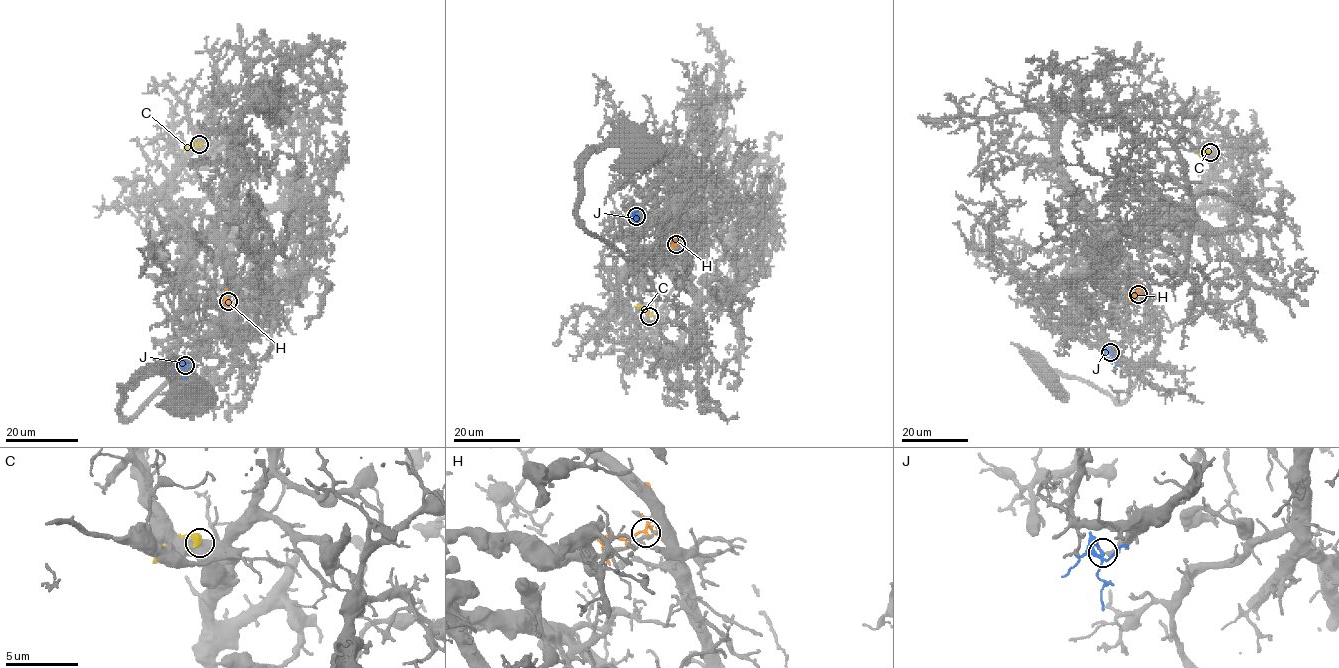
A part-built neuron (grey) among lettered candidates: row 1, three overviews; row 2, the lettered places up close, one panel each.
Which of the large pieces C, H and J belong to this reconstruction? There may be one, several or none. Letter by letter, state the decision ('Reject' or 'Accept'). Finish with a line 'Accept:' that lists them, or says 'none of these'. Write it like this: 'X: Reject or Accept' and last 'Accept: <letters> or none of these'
C: Reject
H: Reject
J: Accept
Accept: J

